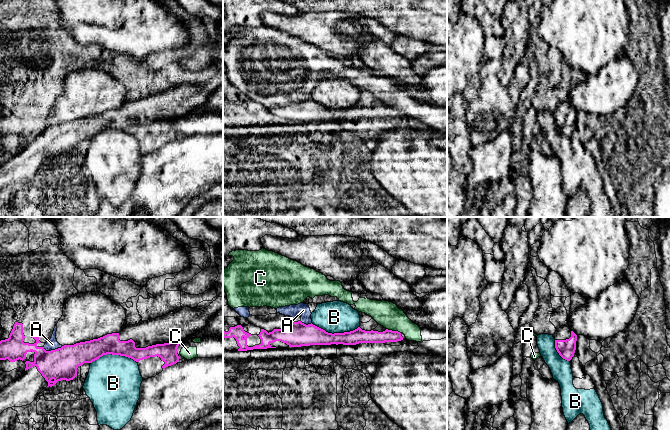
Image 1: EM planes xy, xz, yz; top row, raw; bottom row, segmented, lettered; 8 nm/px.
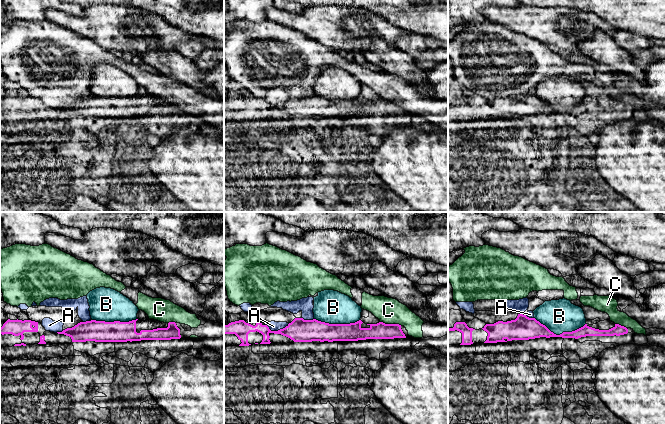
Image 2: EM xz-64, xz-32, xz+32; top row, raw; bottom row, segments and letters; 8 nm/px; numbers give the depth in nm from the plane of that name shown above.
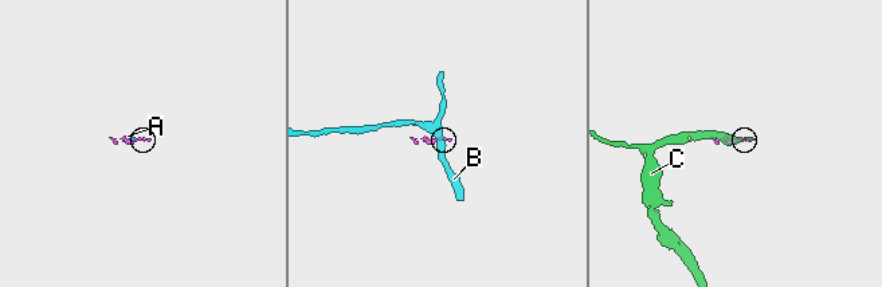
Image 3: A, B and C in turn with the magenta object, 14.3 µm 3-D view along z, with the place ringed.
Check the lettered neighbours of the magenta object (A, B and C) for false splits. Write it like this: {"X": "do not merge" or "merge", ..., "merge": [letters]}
{"A": "do not merge", "B": "do not merge", "C": "do not merge", "merge": []}

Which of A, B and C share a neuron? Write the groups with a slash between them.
A C / B

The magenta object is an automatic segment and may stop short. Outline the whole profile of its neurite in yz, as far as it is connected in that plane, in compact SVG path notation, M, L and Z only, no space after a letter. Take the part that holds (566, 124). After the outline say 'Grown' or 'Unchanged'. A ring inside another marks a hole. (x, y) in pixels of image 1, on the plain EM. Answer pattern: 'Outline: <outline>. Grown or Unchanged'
Outline: M566 100L557 105L553 113L555 115L555 124L559 131L563 135L570 137L576 126L577 111Z. Grown

